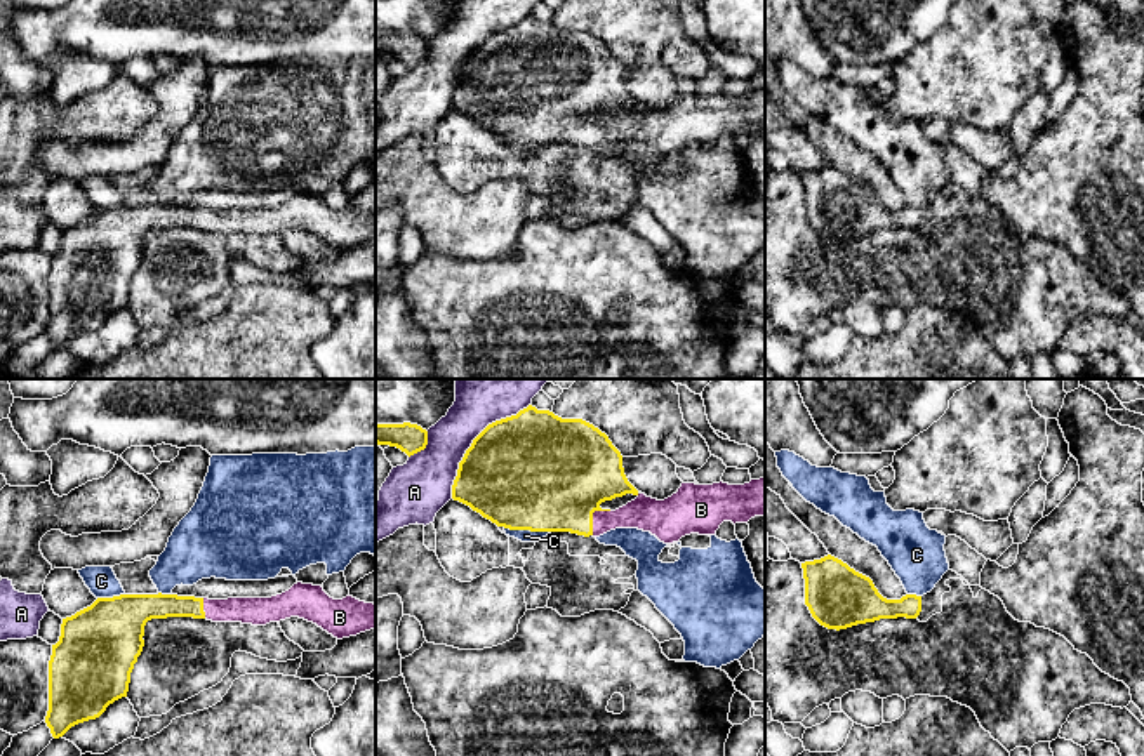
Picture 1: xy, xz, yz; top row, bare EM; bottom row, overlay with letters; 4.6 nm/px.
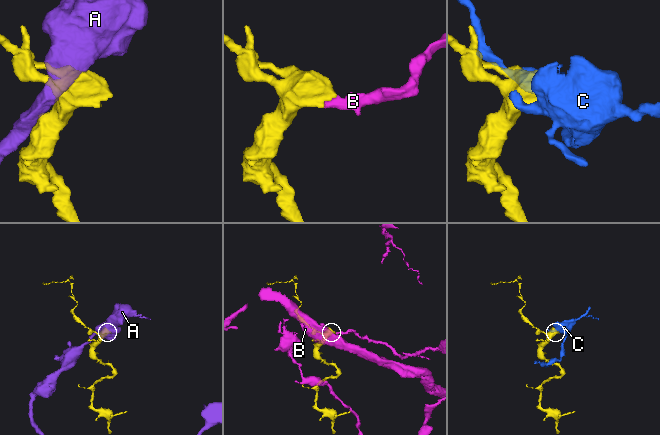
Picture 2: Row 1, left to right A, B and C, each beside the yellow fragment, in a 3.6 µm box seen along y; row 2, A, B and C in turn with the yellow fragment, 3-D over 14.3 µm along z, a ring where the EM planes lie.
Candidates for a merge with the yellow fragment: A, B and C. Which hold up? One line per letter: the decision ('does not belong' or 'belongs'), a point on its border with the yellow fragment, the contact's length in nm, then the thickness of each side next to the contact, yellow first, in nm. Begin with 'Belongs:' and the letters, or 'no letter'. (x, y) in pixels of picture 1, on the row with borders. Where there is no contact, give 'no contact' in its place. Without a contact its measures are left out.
Belongs: B
A: does not belong; contact xz (473, 442); length 550 nm; calibres 500 and 300 nm
B: belongs; contact xz (591, 517); length 150 nm; calibres 480 and 160 nm
C: does not belong; contact xz (527, 529); length 220 nm; calibres 500 and 60 nm

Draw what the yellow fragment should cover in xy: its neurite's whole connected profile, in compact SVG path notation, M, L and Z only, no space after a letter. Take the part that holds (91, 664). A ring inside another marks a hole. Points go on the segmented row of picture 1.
M294 584L271 598L209 600L177 594L120 594L97 598L90 607L63 619L61 636L49 660L49 711L45 723L54 739L71 726L99 718L110 704L127 697L130 673L144 647L144 626L151 619L193 617L212 622L266 626L290 617L316 624L337 640L376 629L376 605L353 596L330 598L322 586Z

